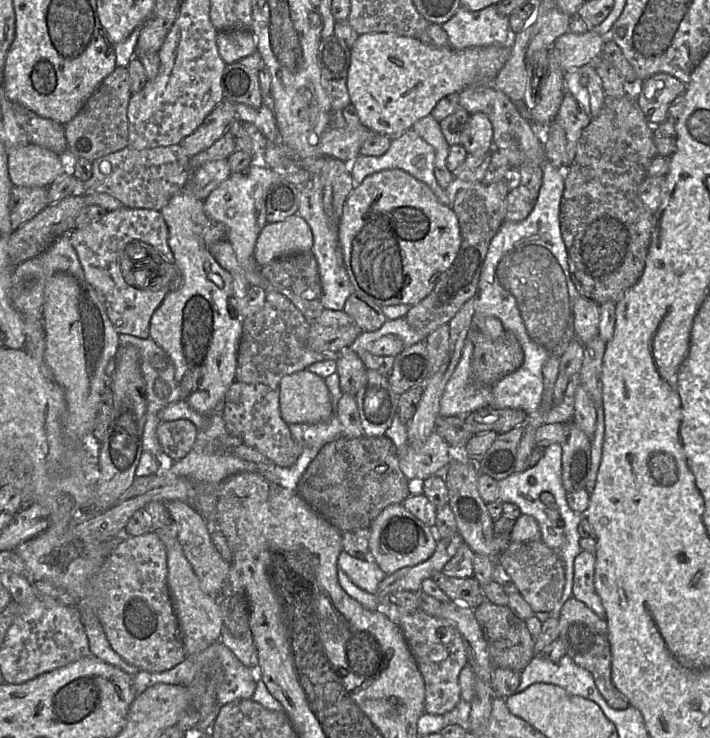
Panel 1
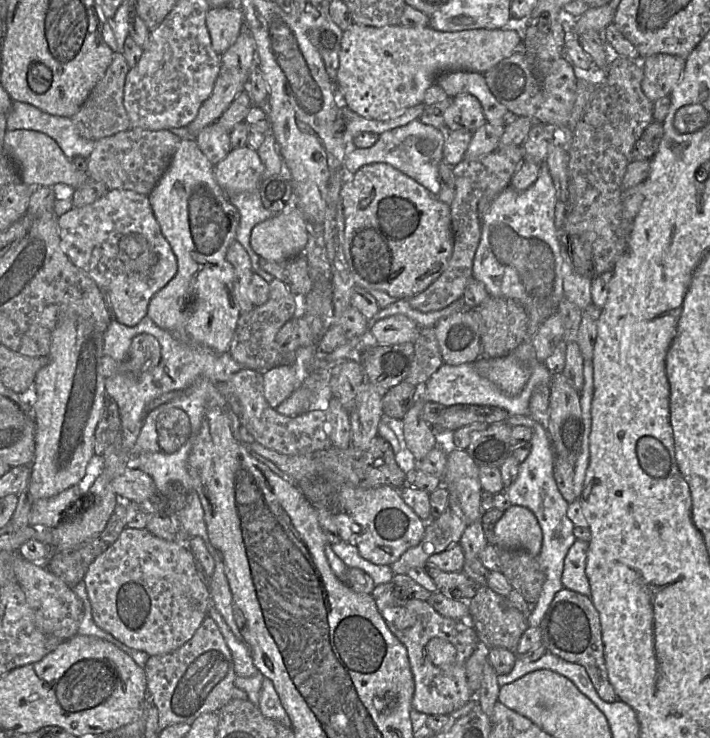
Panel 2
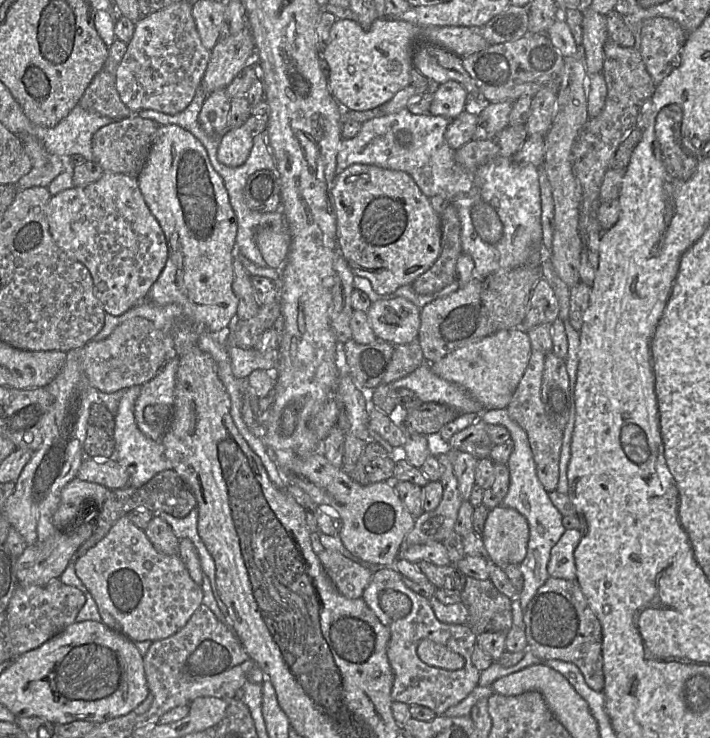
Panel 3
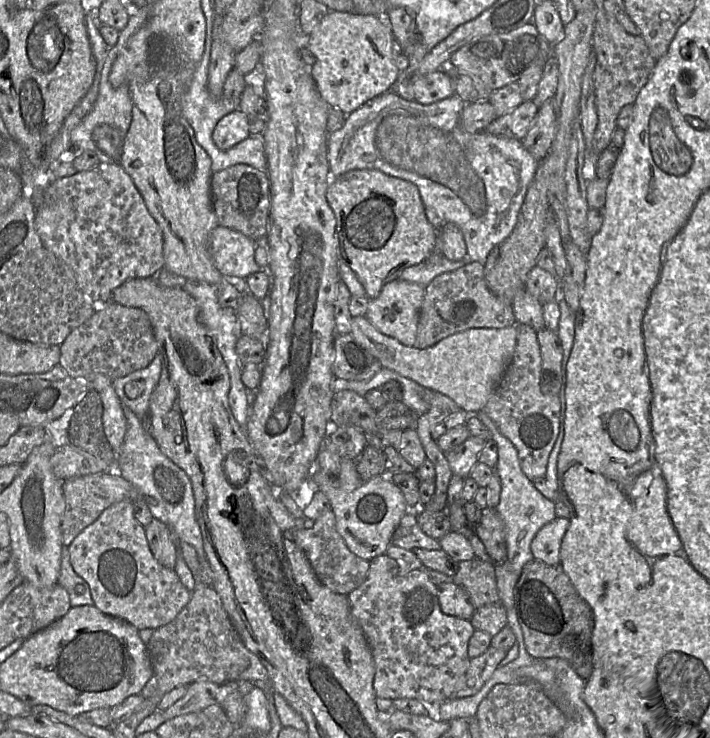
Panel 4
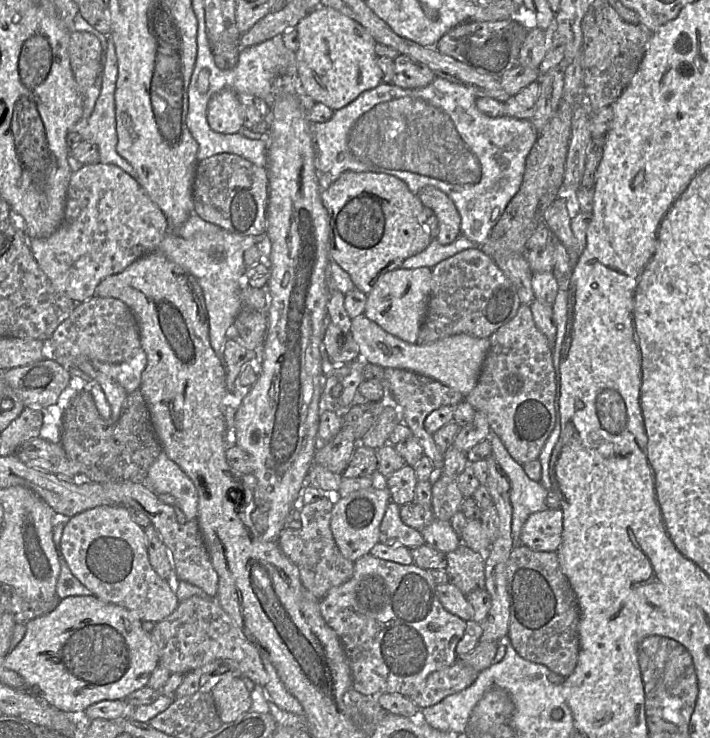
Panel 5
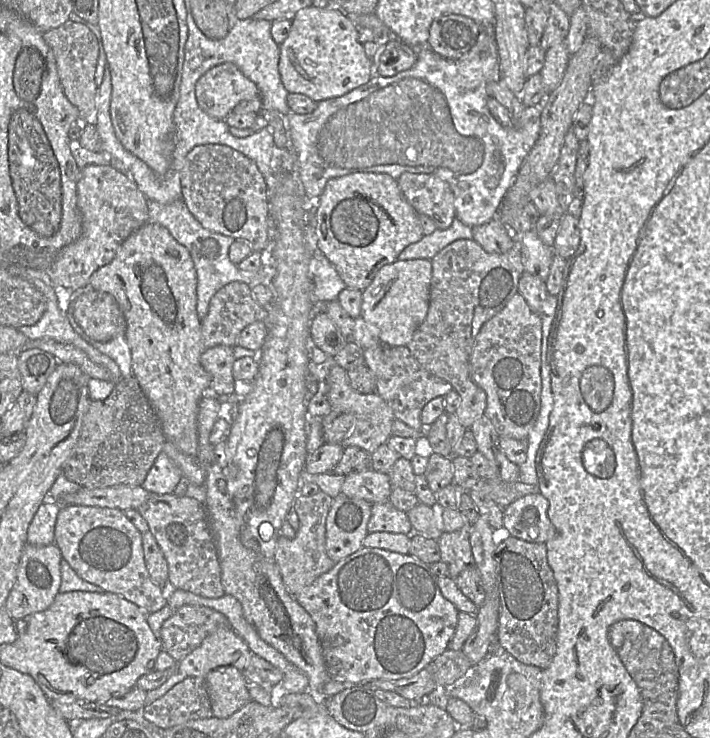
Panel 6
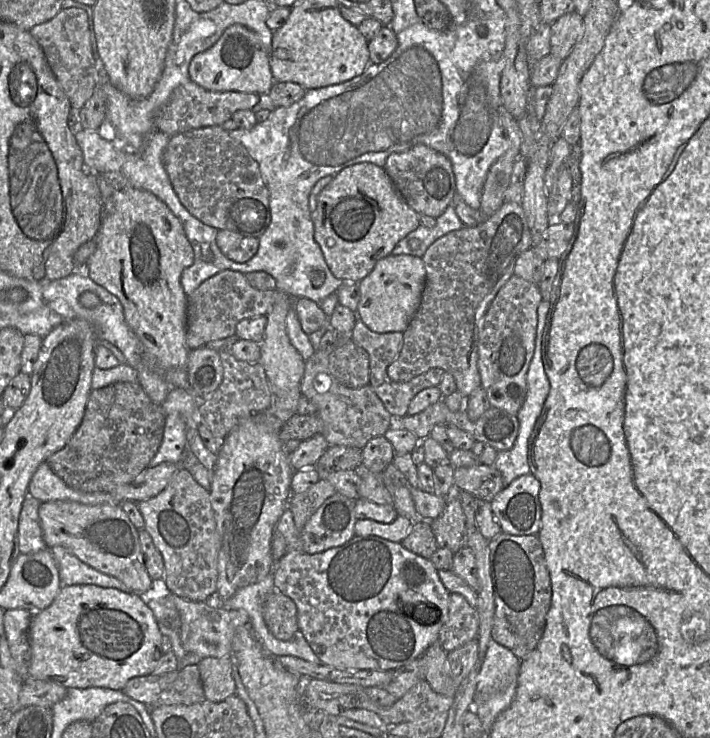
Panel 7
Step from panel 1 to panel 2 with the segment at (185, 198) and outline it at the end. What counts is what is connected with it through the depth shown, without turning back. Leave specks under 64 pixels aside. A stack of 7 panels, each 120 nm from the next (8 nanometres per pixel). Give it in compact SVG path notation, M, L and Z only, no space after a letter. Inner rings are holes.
M180 140L168 169L148 198L162 233L177 258L178 270L173 279L151 298L147 315L158 327L181 341L200 344L218 353L229 352L241 311L233 291L234 268L226 259L226 253L236 239L240 216L217 183L213 166L196 140Z

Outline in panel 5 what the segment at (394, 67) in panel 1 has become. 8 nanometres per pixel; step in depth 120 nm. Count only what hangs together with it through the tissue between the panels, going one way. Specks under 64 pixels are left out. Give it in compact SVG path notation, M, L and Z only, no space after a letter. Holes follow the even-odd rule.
M325 6L308 12L296 26L299 47L295 52L297 74L302 92L316 103L322 103L333 112L339 110L362 92L383 82L383 73L377 64L376 41L359 23L339 11Z

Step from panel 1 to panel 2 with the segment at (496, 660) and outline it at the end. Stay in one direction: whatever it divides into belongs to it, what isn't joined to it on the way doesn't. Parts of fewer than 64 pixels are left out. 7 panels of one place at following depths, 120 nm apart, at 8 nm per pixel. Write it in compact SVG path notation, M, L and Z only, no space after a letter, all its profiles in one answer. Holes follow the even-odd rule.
M480 586L468 602L468 622L473 626L479 645L485 649L504 648L515 653L519 640L529 627L527 616L520 612L506 597L487 586Z

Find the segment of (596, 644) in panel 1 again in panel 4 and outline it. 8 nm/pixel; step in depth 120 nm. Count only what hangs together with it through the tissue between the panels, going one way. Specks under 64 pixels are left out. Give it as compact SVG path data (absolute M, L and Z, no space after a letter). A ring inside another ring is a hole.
M538 559L525 564L514 588L514 598L527 653L535 659L564 659L580 678L589 680L593 672L594 616L561 564L548 565Z

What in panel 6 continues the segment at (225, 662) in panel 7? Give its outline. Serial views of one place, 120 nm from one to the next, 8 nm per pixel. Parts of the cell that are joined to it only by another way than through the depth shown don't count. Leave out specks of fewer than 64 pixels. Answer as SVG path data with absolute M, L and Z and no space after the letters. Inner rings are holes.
M223 666L210 671L205 682L213 716L228 718L251 701L248 680L237 668Z

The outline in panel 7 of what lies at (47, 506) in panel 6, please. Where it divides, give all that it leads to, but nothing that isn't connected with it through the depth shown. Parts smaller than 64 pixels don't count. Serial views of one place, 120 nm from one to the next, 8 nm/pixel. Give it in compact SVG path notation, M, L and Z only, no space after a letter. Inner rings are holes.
M27 495L20 512L18 544L22 554L37 553L47 548L39 519L41 501Z

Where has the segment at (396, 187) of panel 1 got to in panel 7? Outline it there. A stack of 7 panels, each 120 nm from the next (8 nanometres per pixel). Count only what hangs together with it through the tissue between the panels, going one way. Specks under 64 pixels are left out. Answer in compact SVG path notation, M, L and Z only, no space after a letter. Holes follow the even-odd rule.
M369 162L354 164L336 174L321 191L313 213L314 240L320 246L326 263L342 282L364 279L382 258L392 255L395 246L420 225L420 215L406 202L384 168Z

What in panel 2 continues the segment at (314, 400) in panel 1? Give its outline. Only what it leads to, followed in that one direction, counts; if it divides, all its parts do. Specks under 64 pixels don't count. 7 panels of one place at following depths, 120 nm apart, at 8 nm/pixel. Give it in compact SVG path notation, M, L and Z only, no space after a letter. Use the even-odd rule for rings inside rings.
M297 364L290 366L276 366L263 376L263 393L270 407L277 408L295 390L297 390L307 376L304 366Z

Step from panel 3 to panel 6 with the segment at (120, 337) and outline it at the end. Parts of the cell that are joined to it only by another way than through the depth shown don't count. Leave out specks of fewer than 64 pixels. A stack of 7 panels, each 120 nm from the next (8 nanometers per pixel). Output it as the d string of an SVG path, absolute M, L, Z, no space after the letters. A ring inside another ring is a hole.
M84 289L75 299L70 299L77 324L92 340L107 342L119 334L126 334L126 319L115 298L106 292Z

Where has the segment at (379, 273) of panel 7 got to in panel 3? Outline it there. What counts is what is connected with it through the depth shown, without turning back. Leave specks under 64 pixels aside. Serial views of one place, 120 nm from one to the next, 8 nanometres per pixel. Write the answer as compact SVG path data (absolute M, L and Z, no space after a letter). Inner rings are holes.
M381 297L366 313L378 341L402 345L418 340L421 309L408 299Z

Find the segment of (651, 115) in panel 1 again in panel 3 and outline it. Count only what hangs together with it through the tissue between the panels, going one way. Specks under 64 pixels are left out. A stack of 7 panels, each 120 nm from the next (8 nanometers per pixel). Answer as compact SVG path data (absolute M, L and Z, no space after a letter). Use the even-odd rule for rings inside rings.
M655 17L643 22L639 52L655 86L679 66L686 33L675 21Z

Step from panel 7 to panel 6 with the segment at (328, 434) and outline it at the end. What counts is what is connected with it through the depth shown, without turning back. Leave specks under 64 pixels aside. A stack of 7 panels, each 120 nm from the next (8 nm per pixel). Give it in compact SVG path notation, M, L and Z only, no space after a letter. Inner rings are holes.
M338 364L334 365L326 378L327 397L332 411L342 411L354 417L354 425L349 435L342 441L342 447L355 446L372 454L380 445L386 443L392 434L395 420L391 408L376 392L362 394L355 391L349 384L346 371Z

